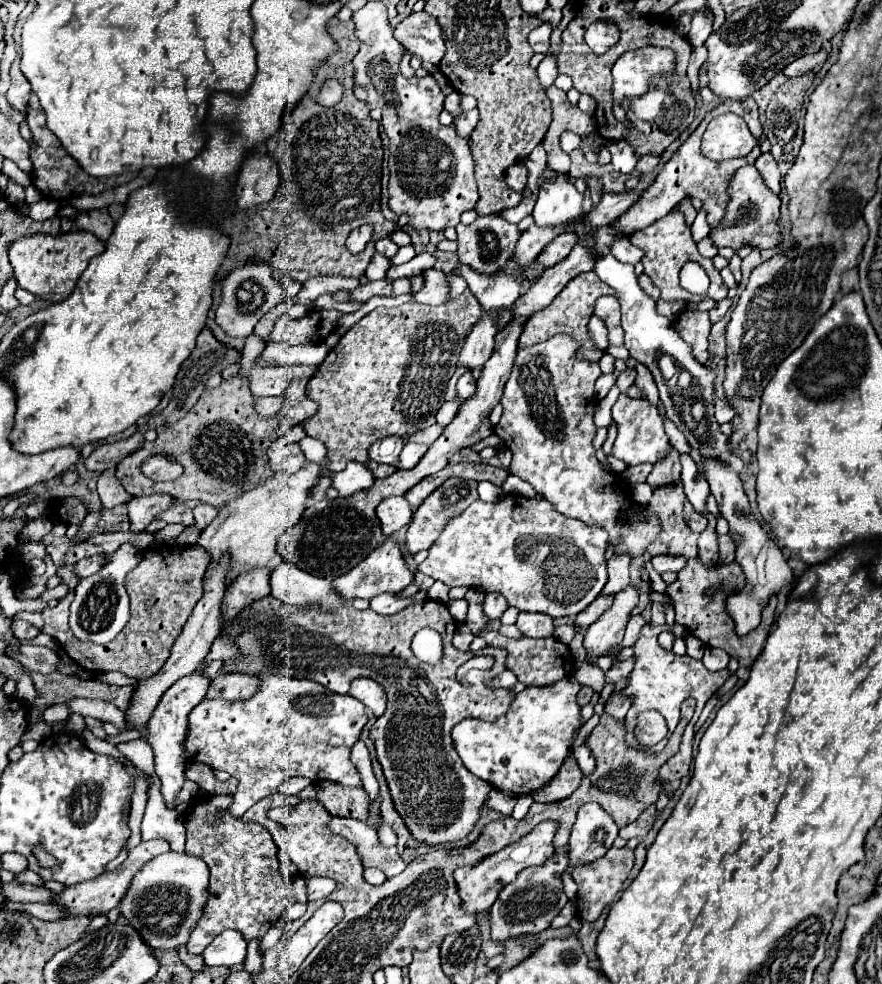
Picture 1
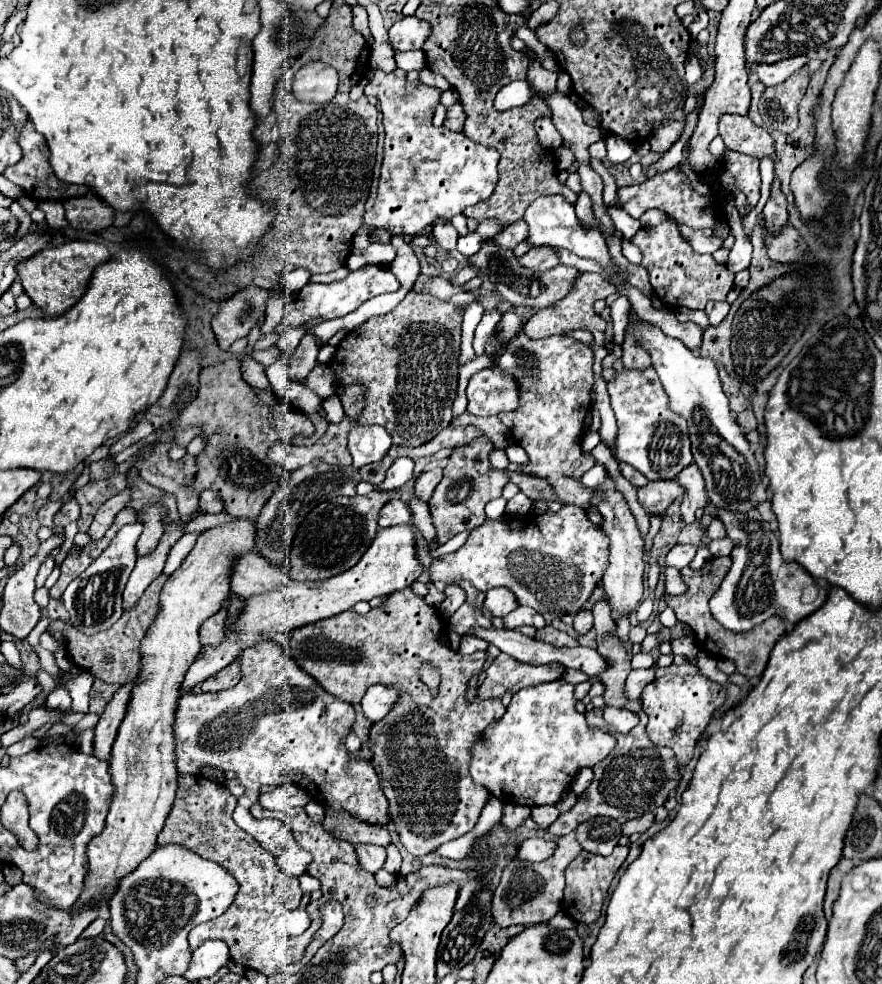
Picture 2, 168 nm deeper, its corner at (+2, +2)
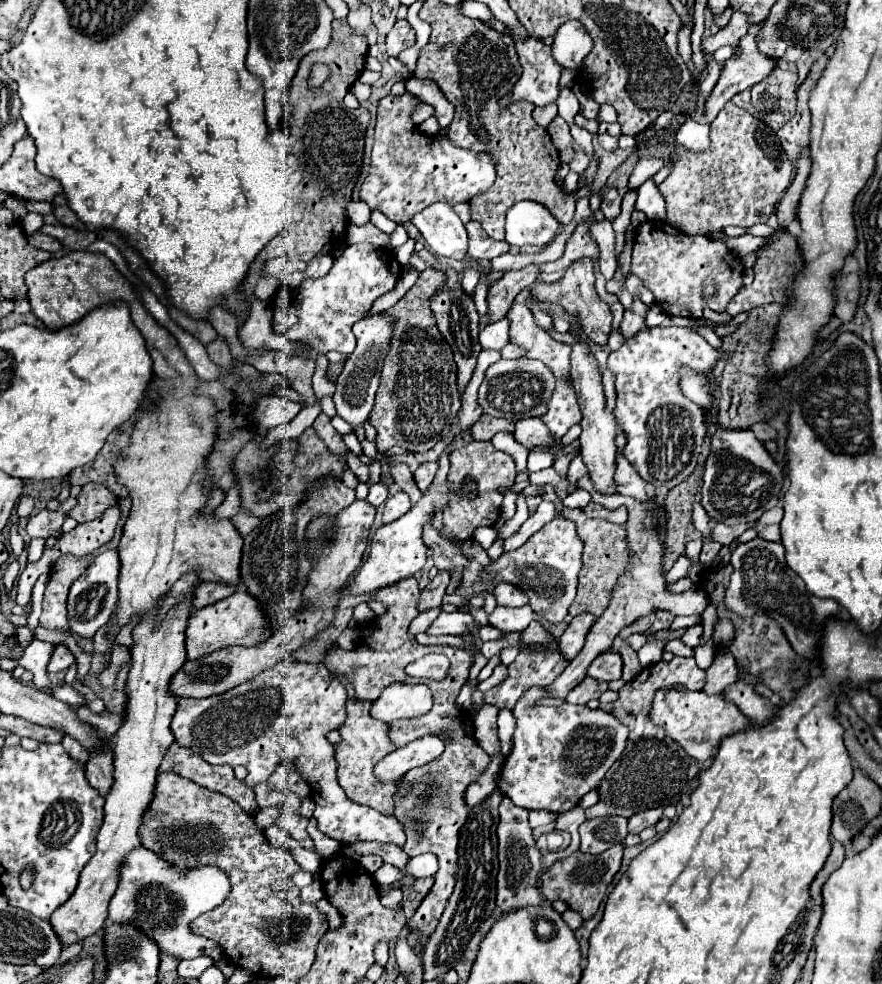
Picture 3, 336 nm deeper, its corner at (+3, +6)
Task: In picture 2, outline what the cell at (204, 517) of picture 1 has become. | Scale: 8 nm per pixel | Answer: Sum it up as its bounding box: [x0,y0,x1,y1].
[200,490,222,514]

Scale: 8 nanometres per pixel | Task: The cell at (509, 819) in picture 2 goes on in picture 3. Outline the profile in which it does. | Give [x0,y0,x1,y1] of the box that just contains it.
[497,796,585,912]

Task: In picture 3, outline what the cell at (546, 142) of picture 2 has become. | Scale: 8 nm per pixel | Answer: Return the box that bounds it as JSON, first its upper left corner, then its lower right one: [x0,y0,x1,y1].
[533,104,557,128]

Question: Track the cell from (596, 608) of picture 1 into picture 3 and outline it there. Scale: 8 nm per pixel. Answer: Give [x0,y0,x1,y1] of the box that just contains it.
[559,612,595,662]

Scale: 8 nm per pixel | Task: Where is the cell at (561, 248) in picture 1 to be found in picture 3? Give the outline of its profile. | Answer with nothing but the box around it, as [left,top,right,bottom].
[487,266,537,324]

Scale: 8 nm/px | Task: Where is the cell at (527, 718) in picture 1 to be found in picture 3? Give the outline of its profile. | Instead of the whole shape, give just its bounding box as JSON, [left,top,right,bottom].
[497,688,629,814]

